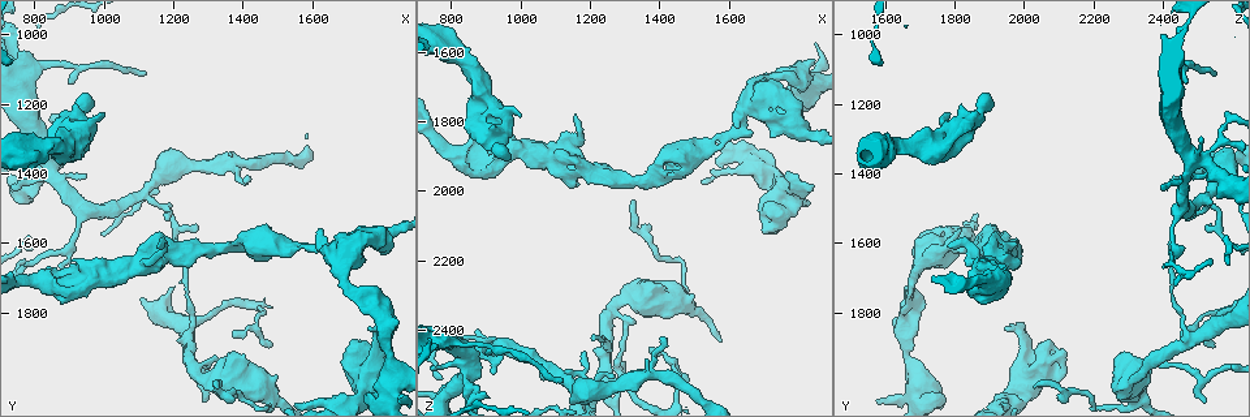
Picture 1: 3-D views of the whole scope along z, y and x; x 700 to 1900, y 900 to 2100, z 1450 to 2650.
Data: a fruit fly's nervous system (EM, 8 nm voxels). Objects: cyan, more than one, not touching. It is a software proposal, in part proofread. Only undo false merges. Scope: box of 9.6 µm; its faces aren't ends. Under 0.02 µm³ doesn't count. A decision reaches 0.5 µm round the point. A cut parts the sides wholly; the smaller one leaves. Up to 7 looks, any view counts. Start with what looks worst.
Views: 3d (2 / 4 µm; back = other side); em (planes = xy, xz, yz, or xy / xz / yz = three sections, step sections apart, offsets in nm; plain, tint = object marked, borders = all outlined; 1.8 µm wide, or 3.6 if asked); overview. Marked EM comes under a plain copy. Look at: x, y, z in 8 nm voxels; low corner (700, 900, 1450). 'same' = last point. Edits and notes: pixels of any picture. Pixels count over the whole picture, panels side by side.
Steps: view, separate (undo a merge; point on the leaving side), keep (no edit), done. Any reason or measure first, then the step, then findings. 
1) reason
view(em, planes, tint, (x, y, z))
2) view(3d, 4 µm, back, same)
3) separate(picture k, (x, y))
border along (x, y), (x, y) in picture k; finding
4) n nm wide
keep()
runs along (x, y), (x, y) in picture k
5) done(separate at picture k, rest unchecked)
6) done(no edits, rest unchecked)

view(em, yz, step 16, tint, (1180, 1640, 1940))

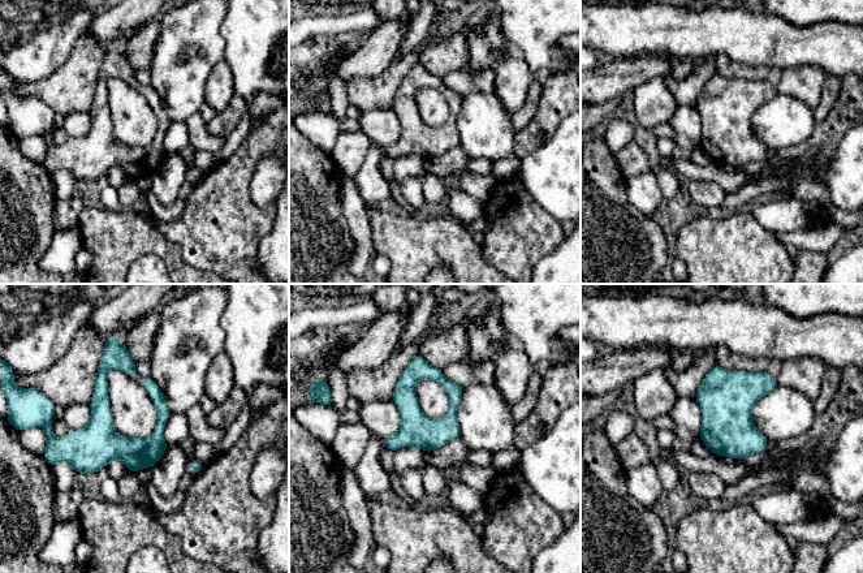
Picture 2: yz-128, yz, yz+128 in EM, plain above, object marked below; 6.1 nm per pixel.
110 nm wide
keep()
runs along (124, 357), (102, 373), (99, 436), (81, 470) in picture 2; one cell here

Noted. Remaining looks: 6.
four-way junction
view(em, planes, tint, (850, 1390, 2480))

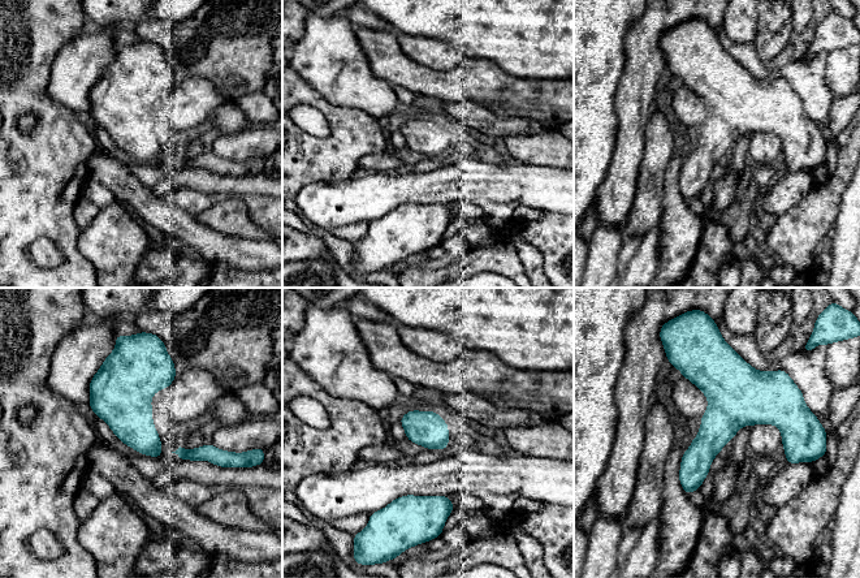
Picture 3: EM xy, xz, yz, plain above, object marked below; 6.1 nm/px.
220 nm wide
keep()
all the same cell

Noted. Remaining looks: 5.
sharp bend
view(em, planes, tint, (920, 1320, 1770))

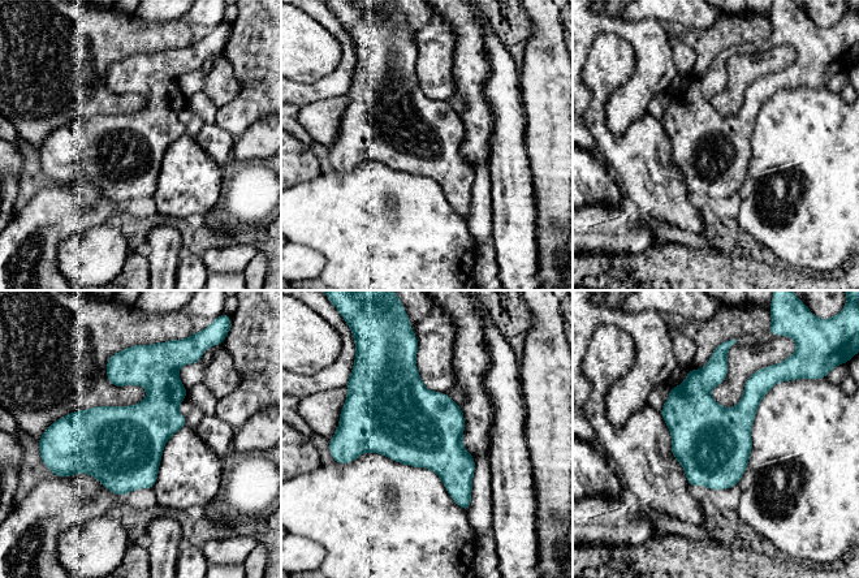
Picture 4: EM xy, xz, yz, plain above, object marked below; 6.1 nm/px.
keep()
continuous, no second cell

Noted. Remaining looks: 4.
done(no edits, rest unchecked)

